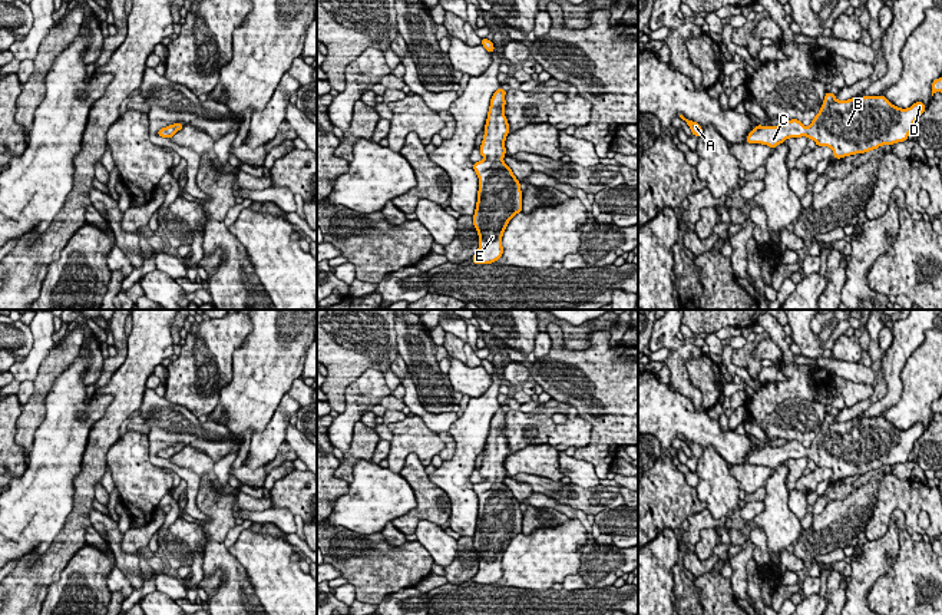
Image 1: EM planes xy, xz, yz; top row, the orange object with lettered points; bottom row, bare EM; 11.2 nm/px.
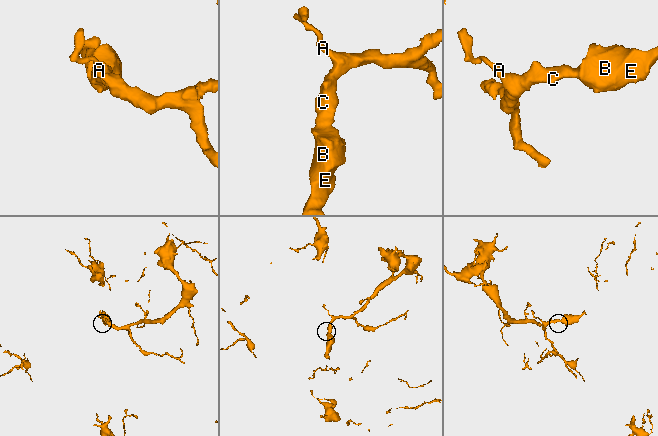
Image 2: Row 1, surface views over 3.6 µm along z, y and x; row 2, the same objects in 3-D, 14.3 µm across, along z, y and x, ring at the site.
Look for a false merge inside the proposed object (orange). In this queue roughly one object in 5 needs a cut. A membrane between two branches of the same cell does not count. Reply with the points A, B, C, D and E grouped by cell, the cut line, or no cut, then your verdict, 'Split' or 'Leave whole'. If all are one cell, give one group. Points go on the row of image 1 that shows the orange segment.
Groups: A B C D E. No split. Leave whole

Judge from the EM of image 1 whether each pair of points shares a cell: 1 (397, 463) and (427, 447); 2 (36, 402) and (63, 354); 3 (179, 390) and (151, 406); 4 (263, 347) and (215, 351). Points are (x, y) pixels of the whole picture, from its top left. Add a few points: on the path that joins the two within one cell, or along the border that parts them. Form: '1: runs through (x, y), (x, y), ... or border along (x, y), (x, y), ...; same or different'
1: runs through (402, 455), (409, 447), (419, 447); same
2: runs through (40, 390), (53, 366); same
3: border along (164, 397), (185, 406), (194, 415); different
4: border along (253, 324), (234, 351), (232, 377), (227, 383); different

